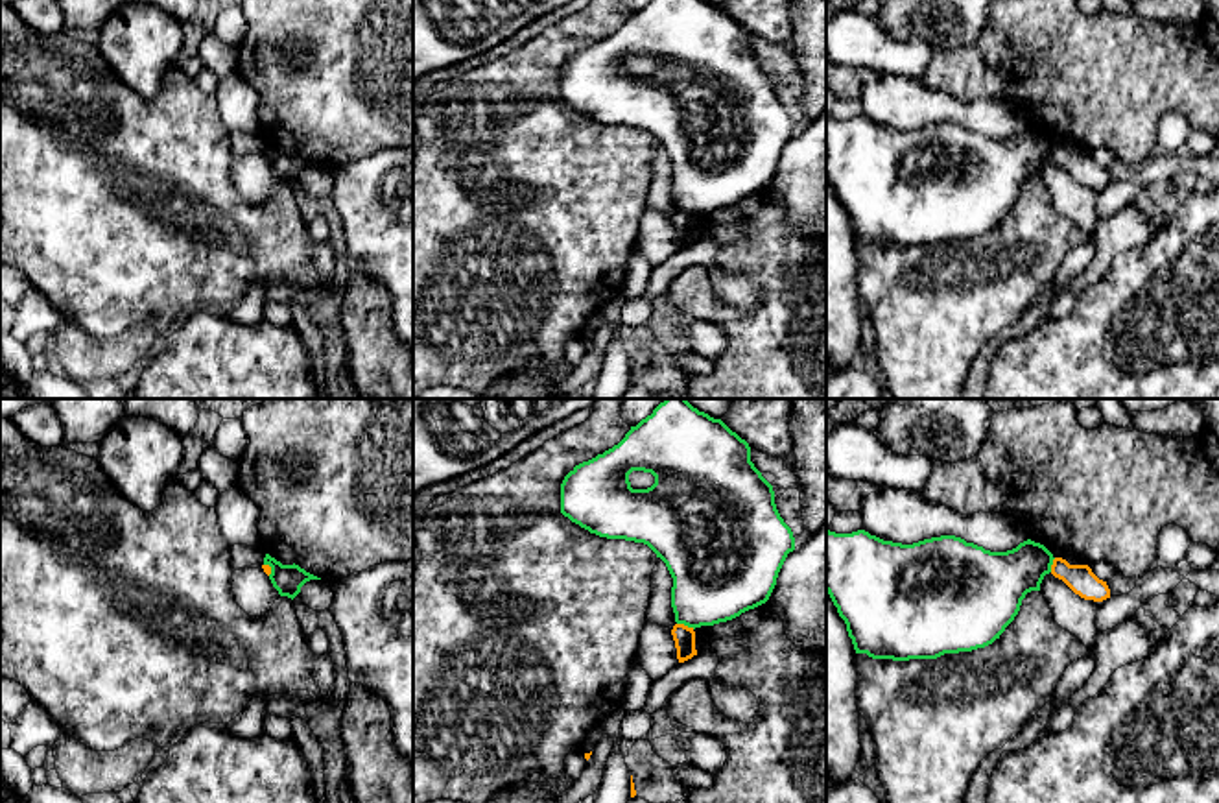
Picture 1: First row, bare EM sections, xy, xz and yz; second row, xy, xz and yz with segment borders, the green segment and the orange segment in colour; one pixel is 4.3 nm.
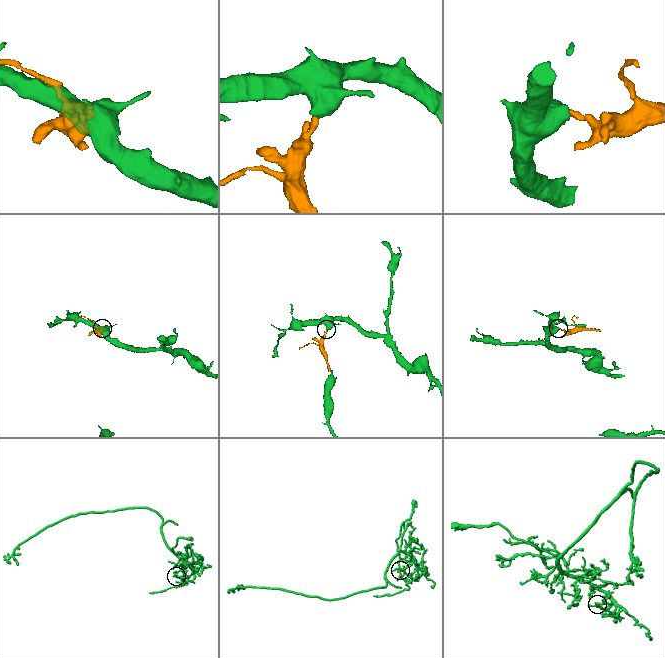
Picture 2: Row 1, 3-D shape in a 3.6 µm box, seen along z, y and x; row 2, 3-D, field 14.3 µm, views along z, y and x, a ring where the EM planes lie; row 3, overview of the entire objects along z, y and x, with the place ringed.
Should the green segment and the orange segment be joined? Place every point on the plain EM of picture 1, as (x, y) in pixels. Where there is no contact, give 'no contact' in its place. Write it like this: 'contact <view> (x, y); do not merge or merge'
contact xz (686, 211); do not merge

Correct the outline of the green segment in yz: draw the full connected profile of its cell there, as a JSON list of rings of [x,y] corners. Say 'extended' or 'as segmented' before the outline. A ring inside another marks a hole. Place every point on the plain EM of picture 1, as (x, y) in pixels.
as segmented; [[[826,116],[826,179],[846,210],[856,240],[893,247],[937,246],[944,240],[985,234],[1000,225],[1018,201],[1025,181],[1040,177],[1053,146],[1044,131],[1031,126],[1007,138],[990,138],[955,122],[902,131],[865,116],[852,120]]]

